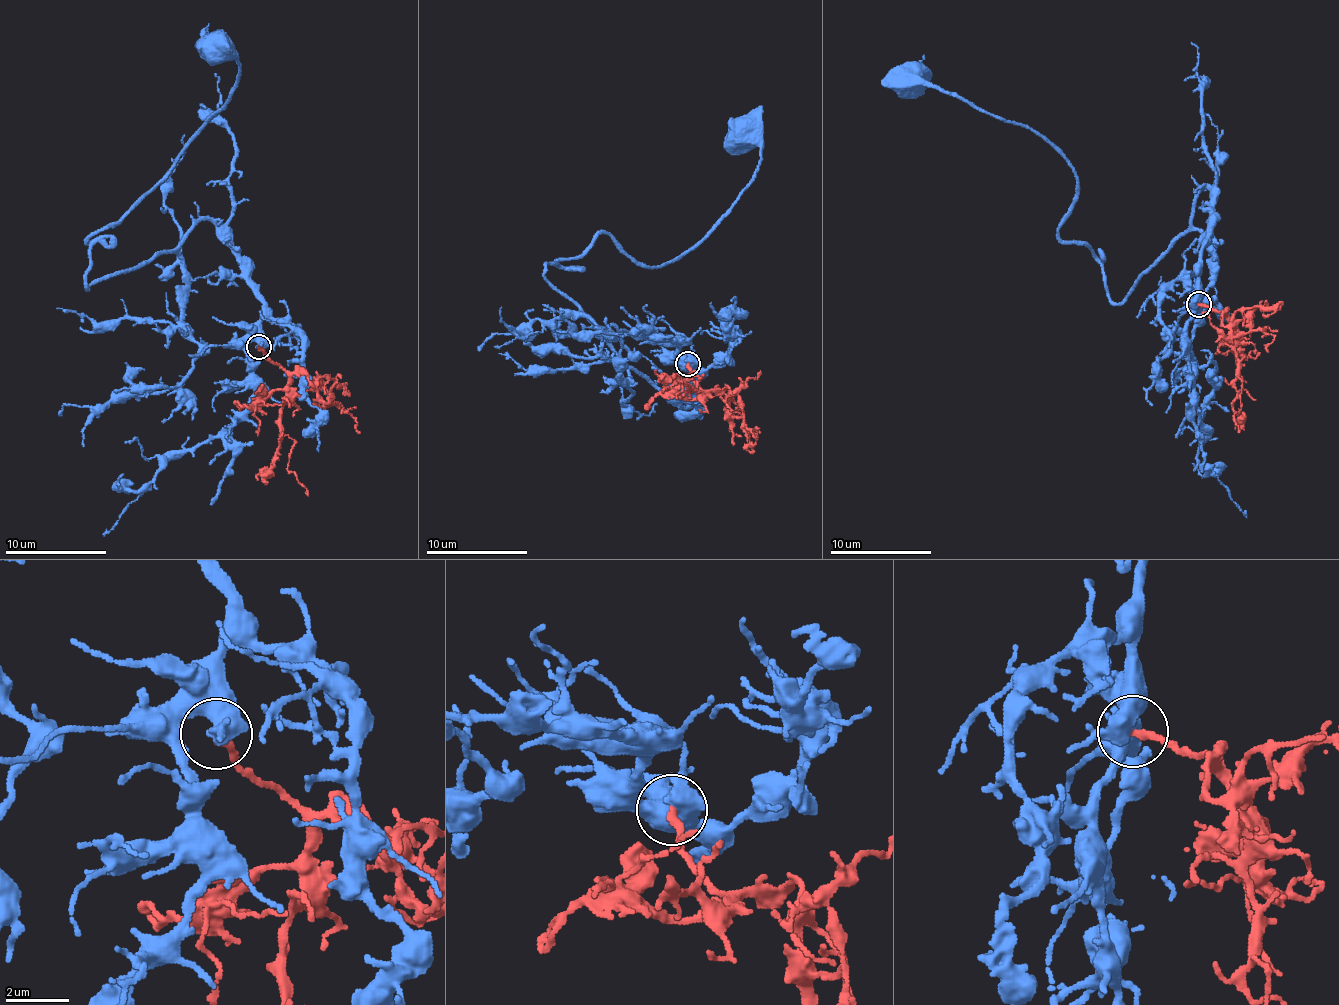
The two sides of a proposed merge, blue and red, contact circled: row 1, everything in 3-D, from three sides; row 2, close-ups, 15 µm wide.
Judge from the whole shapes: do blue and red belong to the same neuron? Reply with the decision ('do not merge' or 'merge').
do not merge

